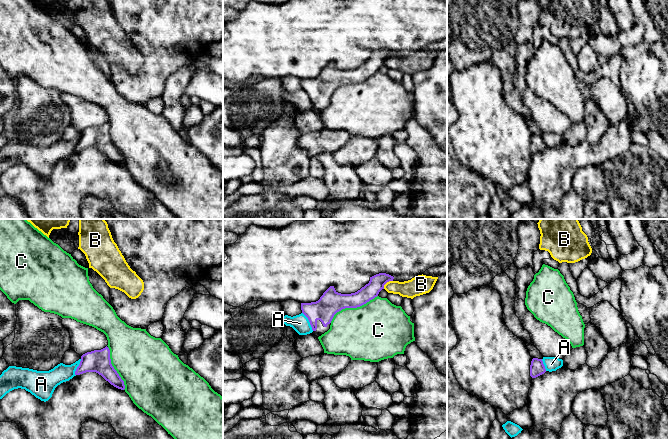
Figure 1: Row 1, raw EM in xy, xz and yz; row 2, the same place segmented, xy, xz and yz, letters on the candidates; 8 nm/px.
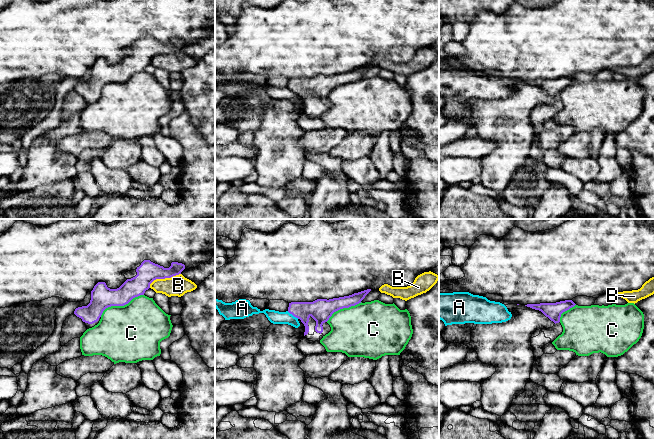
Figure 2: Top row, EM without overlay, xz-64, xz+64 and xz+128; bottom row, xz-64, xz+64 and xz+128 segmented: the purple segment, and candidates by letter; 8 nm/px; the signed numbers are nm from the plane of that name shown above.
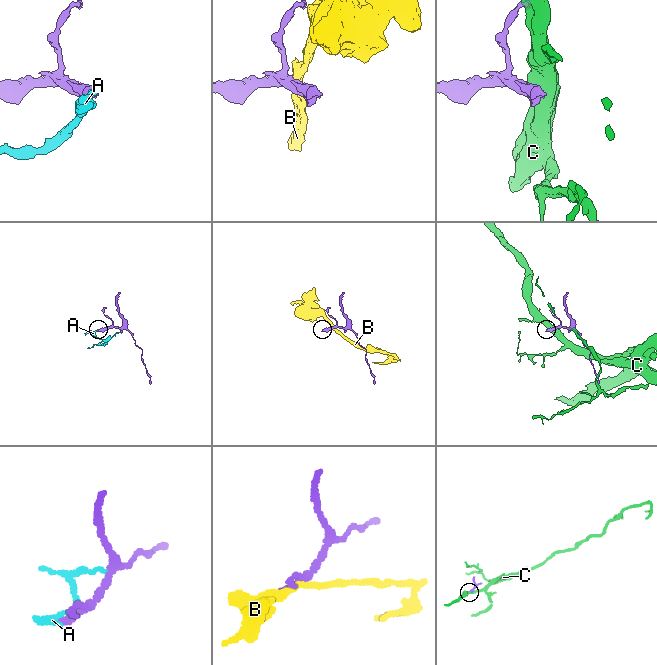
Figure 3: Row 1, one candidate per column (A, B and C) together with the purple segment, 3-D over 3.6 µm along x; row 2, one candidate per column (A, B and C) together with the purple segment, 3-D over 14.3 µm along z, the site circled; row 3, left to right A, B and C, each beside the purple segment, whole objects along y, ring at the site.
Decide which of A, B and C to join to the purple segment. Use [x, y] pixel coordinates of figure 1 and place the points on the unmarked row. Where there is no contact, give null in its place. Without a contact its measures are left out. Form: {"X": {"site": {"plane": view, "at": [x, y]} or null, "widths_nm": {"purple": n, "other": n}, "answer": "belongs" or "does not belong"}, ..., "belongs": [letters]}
{"A": {"site": {"plane": "xz", "at": [309, 97]}, "widths_nm": {"purple": 190, "other": 140}, "answer": "does not belong"}, "B": {"site": {"plane": "xz", "at": [386, 58]}, "widths_nm": {"purple": 130, "other": 150}, "answer": "does not belong"}, "C": {"site": {"plane": "xz", "at": [352, 83]}, "widths_nm": {"purple": 190, "other": 460}, "answer": "does not belong"}, "belongs": []}

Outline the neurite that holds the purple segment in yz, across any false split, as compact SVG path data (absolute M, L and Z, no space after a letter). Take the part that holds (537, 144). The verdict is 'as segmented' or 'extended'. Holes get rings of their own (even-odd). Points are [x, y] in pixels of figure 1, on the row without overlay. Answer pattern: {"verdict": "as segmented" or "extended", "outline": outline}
{"verdict": "as segmented", "outline": "M533 134L530 141L530 152L536 154L546 148L542 135Z"}

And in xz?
{"verdict": "extended", "outline": "M379 49L370 53L370 57L360 66L351 70L338 69L330 62L316 78L301 79L302 89L308 94L317 113L330 105L334 91L345 84L357 84L378 72L384 61L393 57L394 53Z"}

